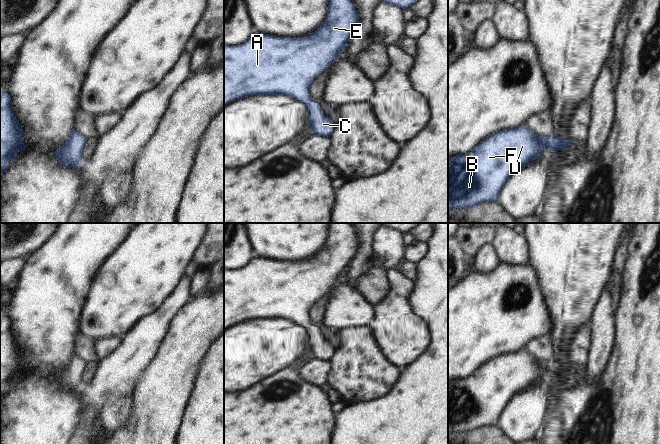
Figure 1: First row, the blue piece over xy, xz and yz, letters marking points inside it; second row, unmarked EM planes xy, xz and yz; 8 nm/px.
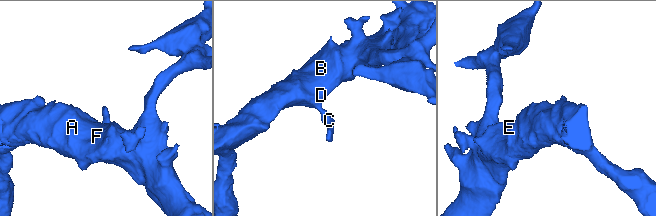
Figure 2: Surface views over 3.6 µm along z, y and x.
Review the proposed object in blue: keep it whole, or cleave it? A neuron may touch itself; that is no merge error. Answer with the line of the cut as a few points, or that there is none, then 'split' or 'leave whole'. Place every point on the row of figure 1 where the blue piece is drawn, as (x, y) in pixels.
no cut | leave whole

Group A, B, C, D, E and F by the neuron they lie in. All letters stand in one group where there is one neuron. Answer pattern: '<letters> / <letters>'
A B C D E F

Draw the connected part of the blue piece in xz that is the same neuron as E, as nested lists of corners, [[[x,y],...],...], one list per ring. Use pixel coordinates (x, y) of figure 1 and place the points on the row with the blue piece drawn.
[[[330,0],[325,22],[313,34],[303,38],[281,38],[275,35],[254,32],[239,45],[224,47],[224,107],[230,102],[249,95],[289,95],[303,103],[314,134],[330,137],[335,124],[327,117],[320,104],[310,98],[310,85],[340,55],[356,31],[358,14],[351,0]]]

